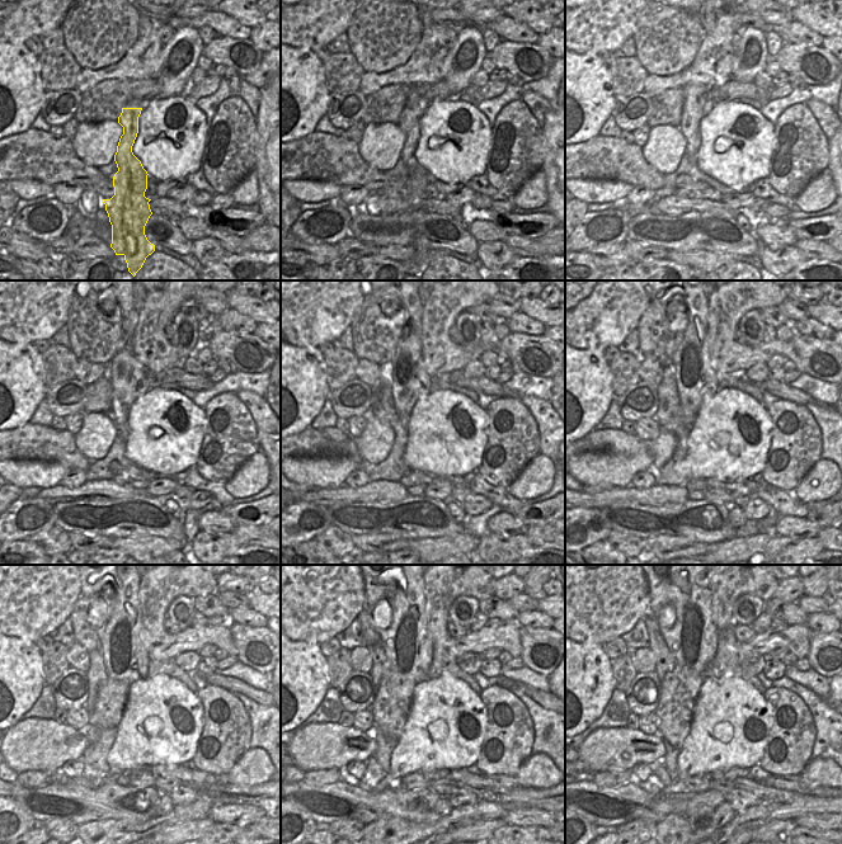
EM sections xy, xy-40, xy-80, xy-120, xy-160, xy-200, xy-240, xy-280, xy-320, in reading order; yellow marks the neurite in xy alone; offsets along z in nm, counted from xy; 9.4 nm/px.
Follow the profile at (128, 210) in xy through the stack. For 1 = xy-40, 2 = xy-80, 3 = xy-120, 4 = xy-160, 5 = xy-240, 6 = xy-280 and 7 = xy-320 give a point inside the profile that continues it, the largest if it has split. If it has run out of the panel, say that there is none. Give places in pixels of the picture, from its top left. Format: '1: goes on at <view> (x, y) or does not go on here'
1: goes on at xy-40 (415, 105)
2: goes on at xy-80 (697, 103)
3: goes on at xy-120 (130, 381)
4: goes on at xy-160 (410, 381)
5: goes on at xy-240 (127, 661)
6: goes on at xy-280 (412, 660)
7: goes on at xy-320 (696, 660)

